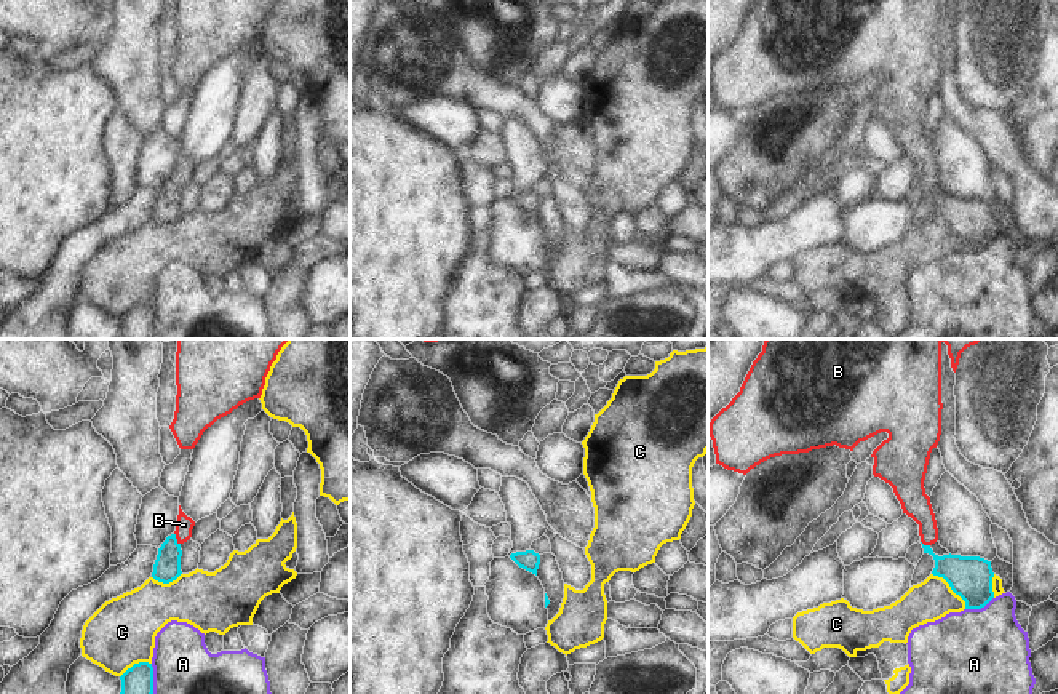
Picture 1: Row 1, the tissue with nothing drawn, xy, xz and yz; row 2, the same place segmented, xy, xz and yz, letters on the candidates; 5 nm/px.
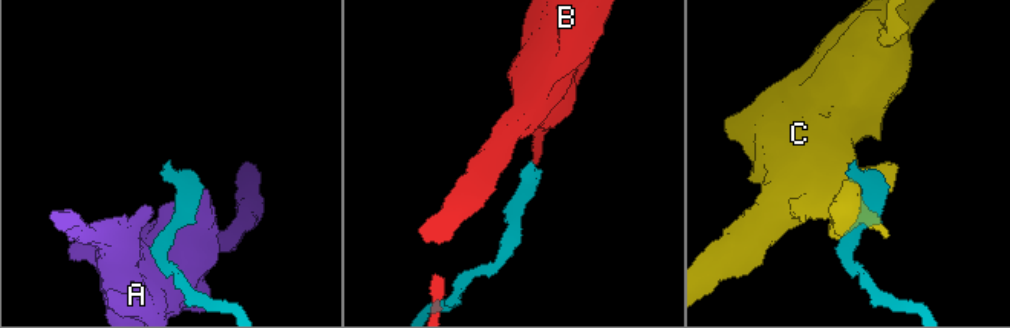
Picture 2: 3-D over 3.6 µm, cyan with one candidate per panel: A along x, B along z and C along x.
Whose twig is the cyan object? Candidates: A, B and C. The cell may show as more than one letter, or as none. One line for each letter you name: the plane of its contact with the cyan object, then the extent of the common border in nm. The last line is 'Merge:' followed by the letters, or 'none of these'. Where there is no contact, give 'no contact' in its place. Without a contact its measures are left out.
B: contact in xy; length 70 nm
Merge: B

